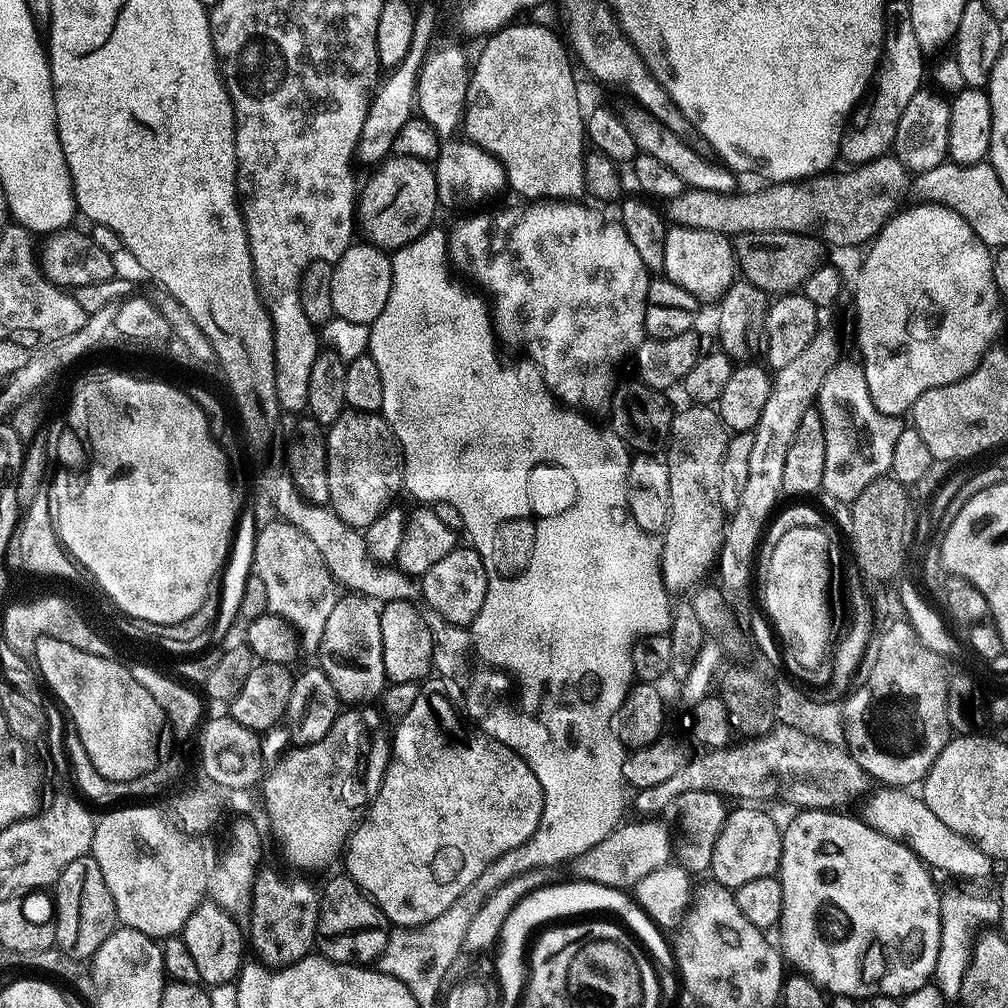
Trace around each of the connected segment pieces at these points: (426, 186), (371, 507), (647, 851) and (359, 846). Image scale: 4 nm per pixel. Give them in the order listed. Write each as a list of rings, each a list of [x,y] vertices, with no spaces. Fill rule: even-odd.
[[[388,156],[377,167],[358,196],[358,222],[369,241],[385,250],[395,250],[433,227],[438,209],[436,173],[427,160],[409,156]]]
[[[346,410],[327,429],[328,477],[330,478],[330,498],[328,504],[332,511],[351,528],[369,528],[393,503],[392,495],[402,488],[402,457],[400,446],[392,427],[384,421],[383,415],[374,412]]]
[[[636,818],[633,824],[621,823],[606,838],[602,838],[598,846],[586,850],[586,854],[575,860],[575,875],[590,883],[601,883],[602,886],[634,889],[646,874],[668,866],[673,859],[674,836],[668,833],[662,821],[660,818]]]
[[[421,691],[414,706],[404,716],[399,717],[397,724],[400,725],[396,728],[396,736],[394,732],[390,740],[392,755],[388,761],[388,769],[384,775],[382,786],[375,798],[372,799],[372,805],[369,806],[368,811],[352,829],[352,835],[348,837],[348,843],[342,853],[343,871],[367,896],[372,897],[373,902],[382,910],[389,925],[397,928],[414,928],[438,918],[438,914],[446,911],[454,902],[454,898],[458,898],[458,894],[462,894],[462,890],[466,890],[466,886],[470,886],[470,882],[474,882],[474,878],[478,878],[478,874],[482,874],[482,870],[486,870],[486,866],[490,866],[490,862],[494,862],[498,858],[502,858],[502,854],[522,846],[522,842],[526,842],[530,838],[530,834],[534,834],[534,830],[538,830],[538,822],[542,818],[544,809],[544,791],[538,778],[534,778],[534,770],[530,770],[530,766],[526,766],[524,759],[506,745],[493,742],[487,735],[475,736],[474,733],[467,732],[463,724],[465,721],[458,711],[457,705],[443,691],[440,692]]]

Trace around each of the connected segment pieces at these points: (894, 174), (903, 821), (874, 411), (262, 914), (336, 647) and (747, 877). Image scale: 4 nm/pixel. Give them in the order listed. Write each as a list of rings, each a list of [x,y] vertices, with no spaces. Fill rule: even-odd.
[[[894,154],[880,156],[876,160],[849,167],[847,170],[849,172],[845,176],[820,174],[811,182],[776,182],[771,186],[764,186],[768,188],[762,189],[761,192],[742,193],[743,191],[741,191],[739,194],[731,194],[685,187],[684,191],[679,192],[673,200],[667,201],[666,216],[675,224],[690,226],[696,230],[714,230],[725,234],[737,232],[801,233],[819,221],[824,230],[824,236],[830,243],[837,244],[840,248],[856,248],[859,244],[864,246],[875,239],[885,222],[891,216],[896,215],[898,209],[905,203],[903,200],[907,198],[908,192],[910,196],[913,191],[914,176]]]
[[[884,786],[876,797],[871,797],[871,804],[867,814],[864,814],[866,823],[874,830],[902,842],[919,860],[924,861],[929,869],[937,873],[945,872],[948,876],[957,876],[960,880],[984,880],[992,872],[994,861],[978,846],[974,846],[962,834],[950,830],[930,806],[926,806],[923,798],[911,796],[911,791],[903,788]]]
[[[837,360],[830,374],[826,374],[826,382],[822,382],[818,397],[818,411],[826,434],[826,470],[822,470],[822,491],[847,502],[856,500],[858,494],[862,494],[862,490],[870,486],[870,482],[881,479],[889,471],[890,458],[894,458],[894,442],[898,442],[902,427],[897,417],[884,416],[874,404],[874,398],[870,396],[870,386],[866,384],[863,363],[853,360]]]
[[[261,867],[256,873],[256,878],[252,886],[252,899],[250,905],[250,915],[252,917],[248,920],[248,928],[252,931],[252,942],[250,938],[250,944],[256,947],[256,952],[261,961],[269,966],[283,966],[286,964],[292,964],[295,960],[301,960],[303,956],[309,955],[313,951],[314,945],[316,943],[316,923],[318,922],[318,914],[320,913],[320,892],[308,880],[303,880],[300,876],[283,876],[276,868],[265,868]]]
[[[360,592],[341,595],[326,622],[326,630],[323,631],[318,649],[318,667],[328,675],[341,701],[352,706],[372,702],[386,688],[388,675],[382,662],[381,607],[381,601]]]
[[[733,807],[718,834],[718,842],[714,842],[710,876],[723,888],[735,890],[738,886],[746,886],[746,882],[754,882],[754,878],[776,876],[780,871],[782,828],[779,823],[776,825],[770,813],[760,808],[763,807]]]

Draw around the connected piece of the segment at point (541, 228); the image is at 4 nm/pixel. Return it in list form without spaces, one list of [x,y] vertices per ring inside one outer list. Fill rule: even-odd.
[[[550,200],[547,202],[528,202],[525,208],[504,208],[501,212],[477,211],[477,216],[464,220],[456,229],[451,229],[449,251],[457,265],[469,268],[490,291],[496,295],[494,304],[494,328],[501,341],[509,340],[512,344],[528,344],[528,352],[533,361],[540,365],[540,371],[561,401],[570,406],[581,406],[583,409],[600,408],[612,396],[616,388],[616,371],[624,359],[635,357],[638,346],[646,339],[644,323],[646,322],[646,306],[648,305],[648,267],[638,258],[638,250],[634,250],[634,242],[630,242],[630,234],[620,225],[619,219],[607,220],[600,212],[587,208],[584,202],[571,200]]]

